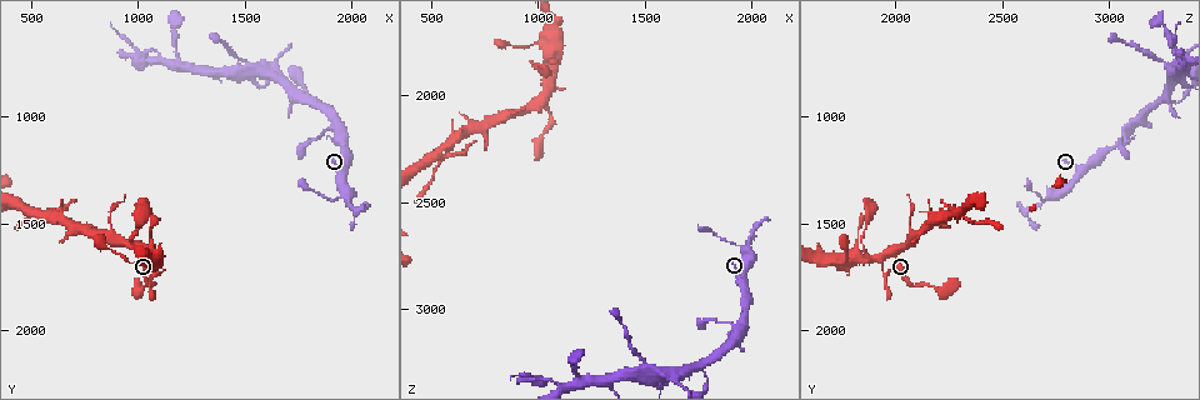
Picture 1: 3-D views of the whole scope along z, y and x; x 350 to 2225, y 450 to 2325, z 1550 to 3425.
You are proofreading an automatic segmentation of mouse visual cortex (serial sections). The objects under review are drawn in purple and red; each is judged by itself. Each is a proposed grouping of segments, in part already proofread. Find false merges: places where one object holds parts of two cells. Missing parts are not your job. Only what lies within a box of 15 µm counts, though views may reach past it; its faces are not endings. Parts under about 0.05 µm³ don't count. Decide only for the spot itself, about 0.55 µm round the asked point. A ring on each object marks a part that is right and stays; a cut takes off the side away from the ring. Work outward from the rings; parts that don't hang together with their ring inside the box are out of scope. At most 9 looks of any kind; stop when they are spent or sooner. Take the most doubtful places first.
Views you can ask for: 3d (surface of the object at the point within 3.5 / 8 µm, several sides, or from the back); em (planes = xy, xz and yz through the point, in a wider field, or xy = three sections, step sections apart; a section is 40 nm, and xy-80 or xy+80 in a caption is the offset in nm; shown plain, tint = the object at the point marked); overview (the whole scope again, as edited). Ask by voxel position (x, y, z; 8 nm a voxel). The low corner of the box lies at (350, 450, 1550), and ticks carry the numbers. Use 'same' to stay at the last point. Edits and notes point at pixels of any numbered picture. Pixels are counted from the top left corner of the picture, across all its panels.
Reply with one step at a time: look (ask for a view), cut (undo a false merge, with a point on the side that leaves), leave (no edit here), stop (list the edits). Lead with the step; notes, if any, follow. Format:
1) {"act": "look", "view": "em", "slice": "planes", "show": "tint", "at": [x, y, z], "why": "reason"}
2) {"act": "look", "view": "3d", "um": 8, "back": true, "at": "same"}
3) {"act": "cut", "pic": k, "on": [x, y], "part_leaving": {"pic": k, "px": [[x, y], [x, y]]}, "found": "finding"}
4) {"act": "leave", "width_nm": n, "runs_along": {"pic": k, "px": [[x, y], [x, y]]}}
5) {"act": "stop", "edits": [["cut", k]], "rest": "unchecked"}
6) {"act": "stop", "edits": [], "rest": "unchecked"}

{"act": "look", "view": "3d", "um": 3.5, "at": [1050, 1660, 1910], "why": "branch point"}

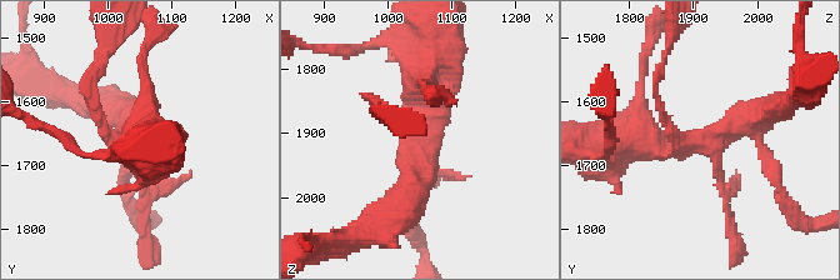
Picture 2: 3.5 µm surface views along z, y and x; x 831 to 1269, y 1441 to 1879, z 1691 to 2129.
{"act": "look", "view": "em", "slice": "xy", "step": 2, "show": "tint", "at": [1040, 1665, 1900]}

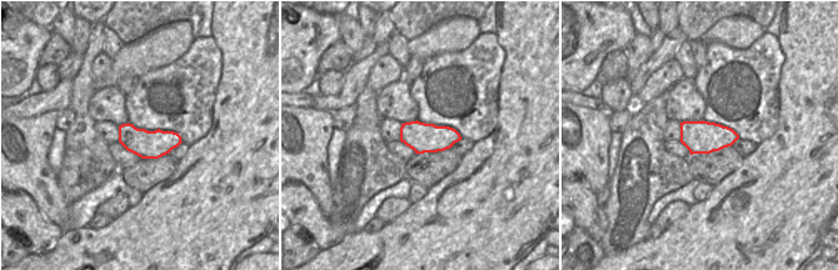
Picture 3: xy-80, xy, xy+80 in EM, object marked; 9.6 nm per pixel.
{"act": "look", "view": "em", "slice": "xy", "step": 1, "show": "tint", "at": "same", "why": "another direction"}

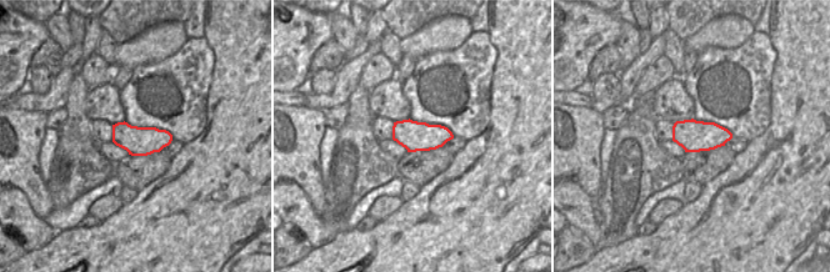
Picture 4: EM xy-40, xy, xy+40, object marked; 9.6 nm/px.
{"act": "leave", "runs_along": {"pic": 2, "px": [[759, 135], [615, 146]]}, "found": "continuous, no second cell"}

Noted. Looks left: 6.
{"act": "look", "view": "3d", "um": 8, "at": [1760, 910, 3270], "why": "arms part here"}

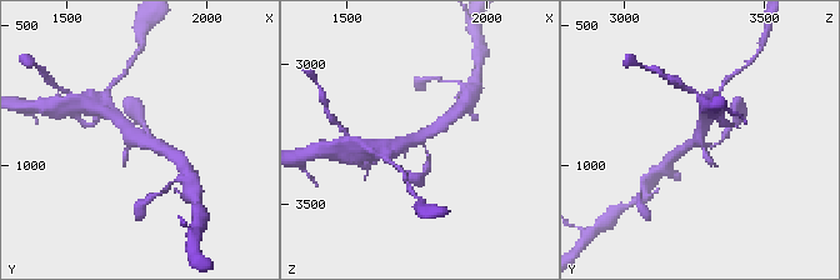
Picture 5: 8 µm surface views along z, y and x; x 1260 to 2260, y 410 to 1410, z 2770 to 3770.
{"act": "look", "view": "em", "slice": "xy", "step": 5, "show": "tint", "at": [1760, 900, 3280]}

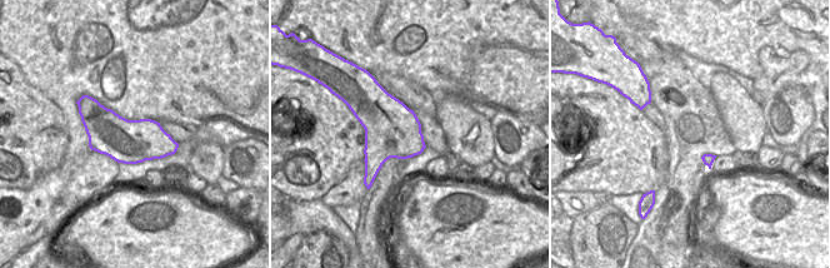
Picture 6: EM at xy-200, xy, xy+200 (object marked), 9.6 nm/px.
{"act": "leave", "width_nm": 550, "runs_along": {"pic": 5, "px": [[168, 151], [136, 138], [114, 114]]}, "found": "one cell here"}

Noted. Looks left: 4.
{"act": "look", "view": "3d", "um": 3.5, "back": true, "at": [1560, 790, 3290], "why": "two arms in line, one across"}

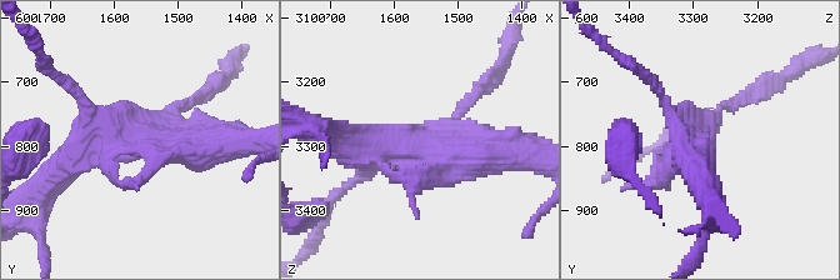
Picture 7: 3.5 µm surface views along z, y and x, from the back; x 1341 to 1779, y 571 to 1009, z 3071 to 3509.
{"act": "look", "view": "em", "slice": "xy", "step": 2, "show": "tint", "at": [1555, 785, 3305], "why": "shape alone is not enough"}

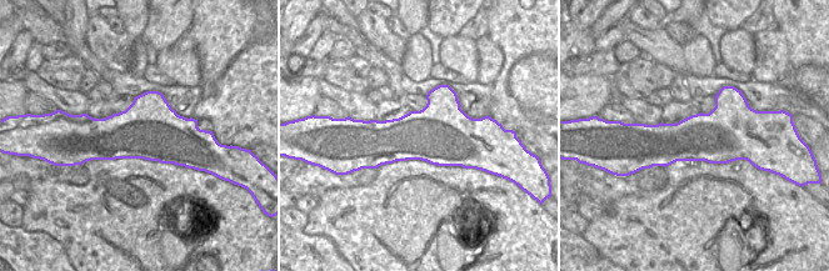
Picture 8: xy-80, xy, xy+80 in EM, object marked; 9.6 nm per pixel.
{"act": "look", "view": "em", "slice": "xy", "step": 1, "show": "tint", "at": "same"}

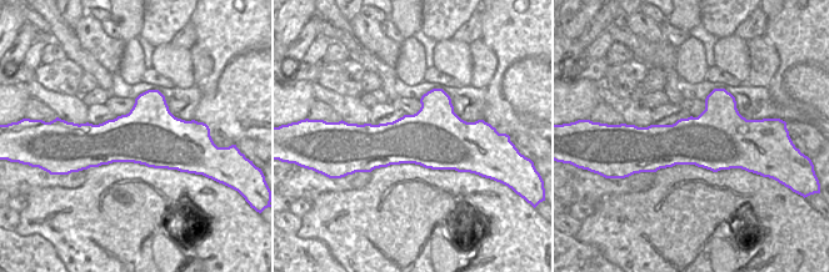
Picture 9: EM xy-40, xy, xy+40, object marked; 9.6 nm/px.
{"act": "leave", "runs_along": {"pic": 7, "px": [[68, 161], [118, 139], [233, 143]]}, "found": "continuous, no second cell"}

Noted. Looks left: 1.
{"act": "stop", "edits": [], "rest": "unchecked"}

